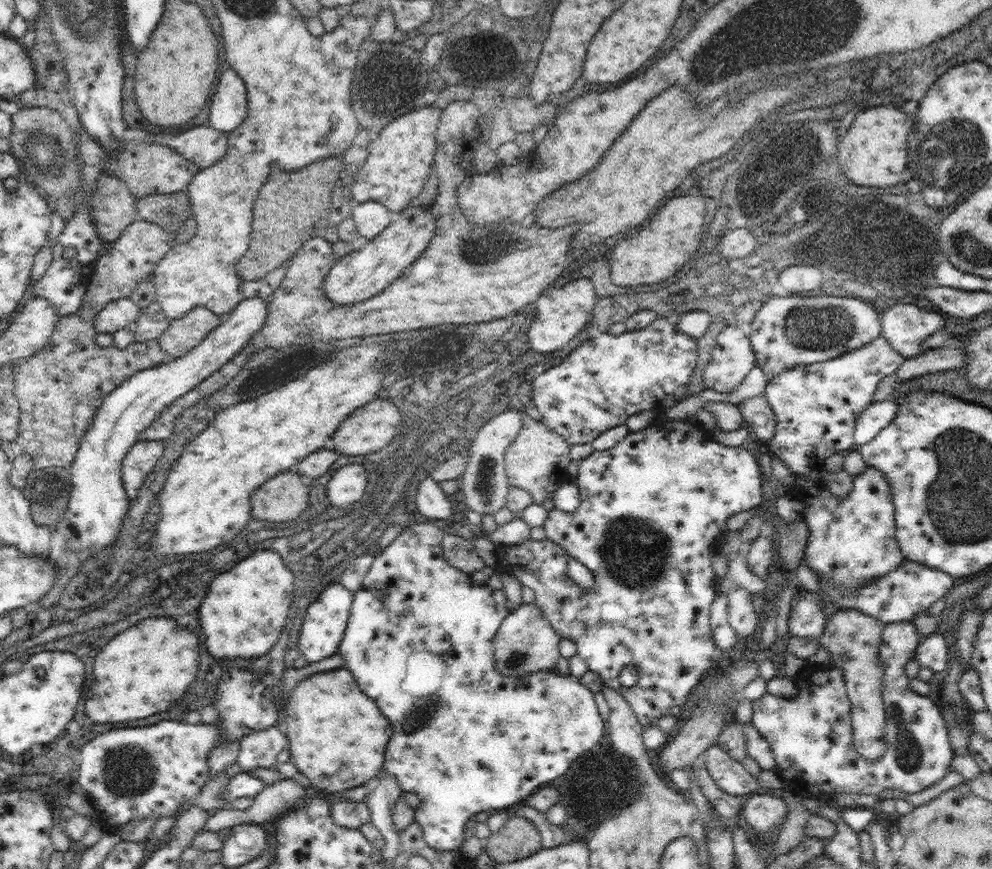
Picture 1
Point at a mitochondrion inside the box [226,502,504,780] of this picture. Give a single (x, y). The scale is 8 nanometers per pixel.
(413, 721)

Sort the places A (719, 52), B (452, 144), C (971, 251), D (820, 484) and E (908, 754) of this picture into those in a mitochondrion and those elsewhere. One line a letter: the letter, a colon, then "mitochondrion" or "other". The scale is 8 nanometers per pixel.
A: mitochondrion
B: other
C: mitochondrion
D: other
E: mitochondrion

